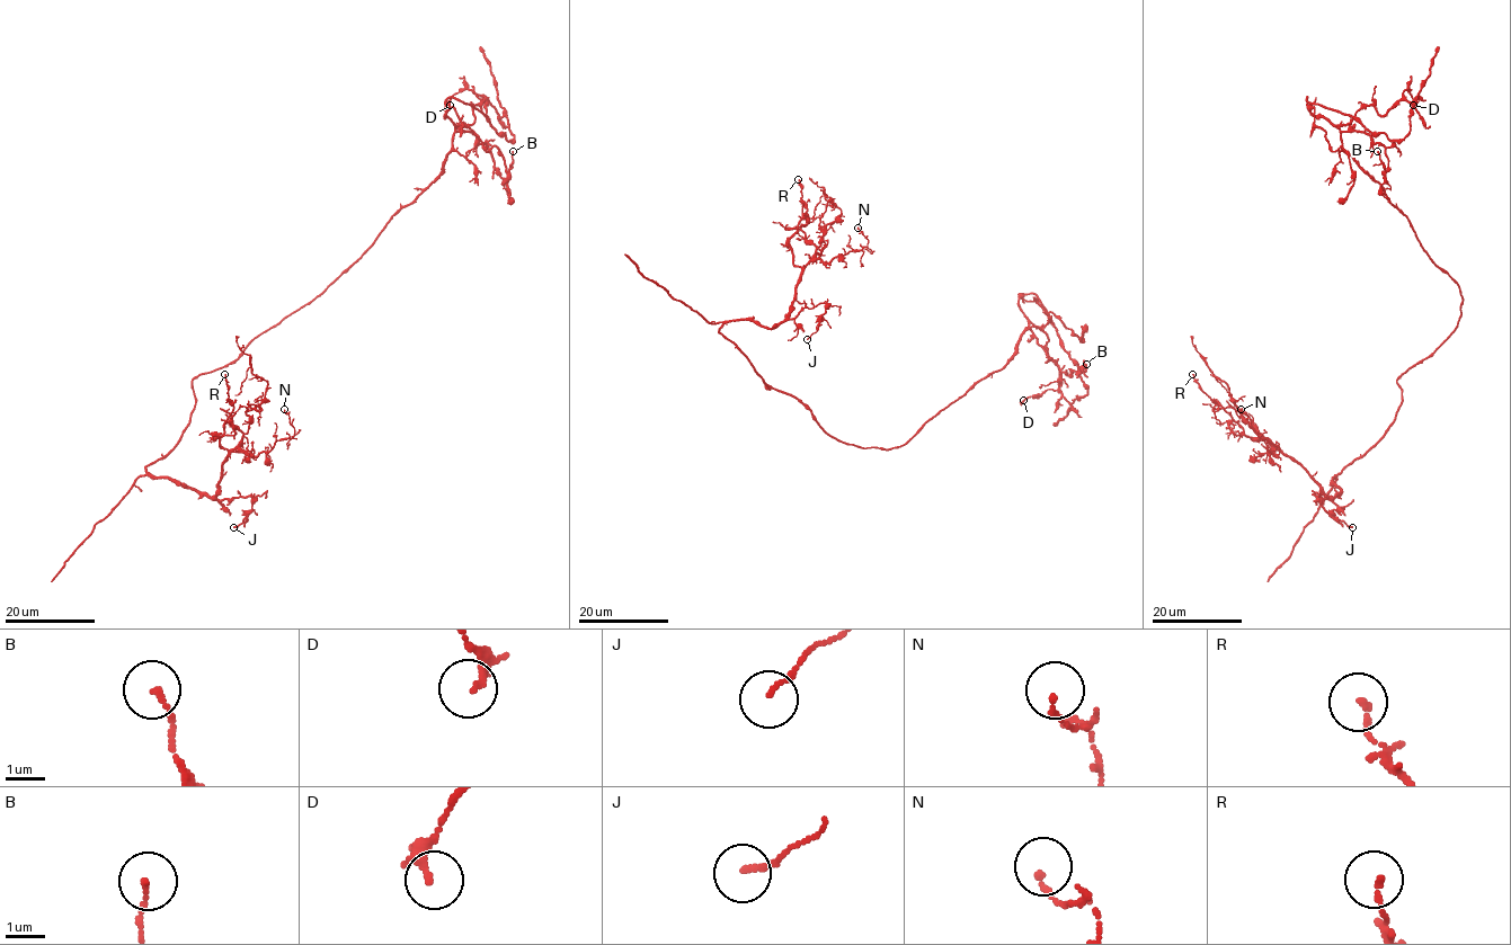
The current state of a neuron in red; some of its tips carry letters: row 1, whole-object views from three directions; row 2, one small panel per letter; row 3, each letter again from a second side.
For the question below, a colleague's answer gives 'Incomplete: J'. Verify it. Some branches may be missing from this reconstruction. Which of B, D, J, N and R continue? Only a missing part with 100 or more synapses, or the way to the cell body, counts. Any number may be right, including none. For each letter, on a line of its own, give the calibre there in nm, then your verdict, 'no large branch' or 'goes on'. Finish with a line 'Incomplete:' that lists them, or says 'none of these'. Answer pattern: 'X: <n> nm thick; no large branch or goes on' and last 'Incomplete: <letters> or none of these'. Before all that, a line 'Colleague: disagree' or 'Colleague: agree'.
Colleague: disagree
B: 120 nm thick; no large branch
D: 120 nm thick; no large branch
J: 140 nm thick; no large branch
N: 130 nm thick; no large branch
R: 140 nm thick; no large branch
Incomplete: none of these

